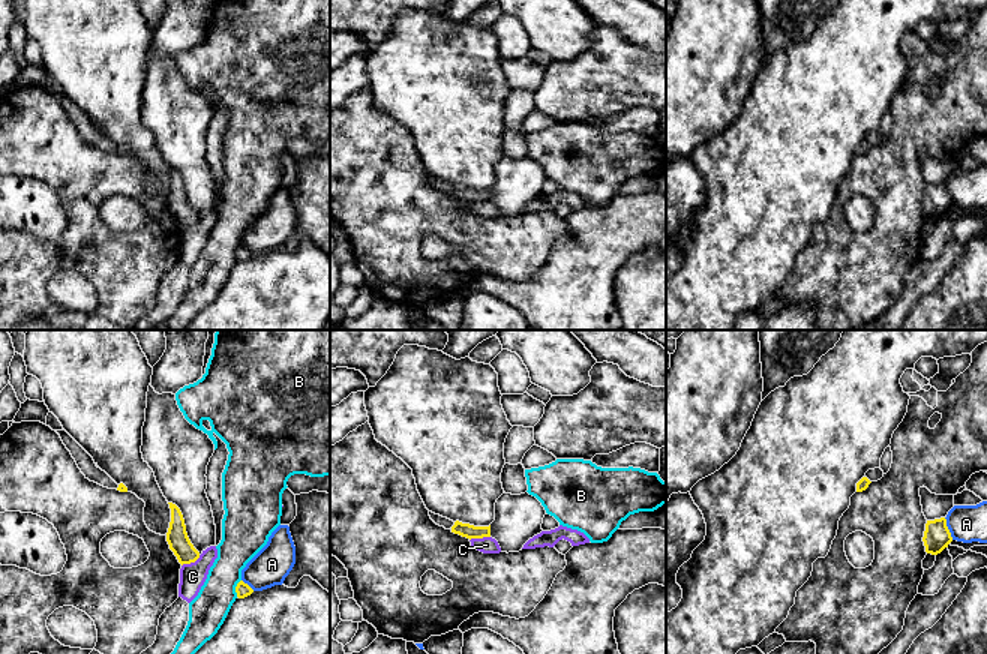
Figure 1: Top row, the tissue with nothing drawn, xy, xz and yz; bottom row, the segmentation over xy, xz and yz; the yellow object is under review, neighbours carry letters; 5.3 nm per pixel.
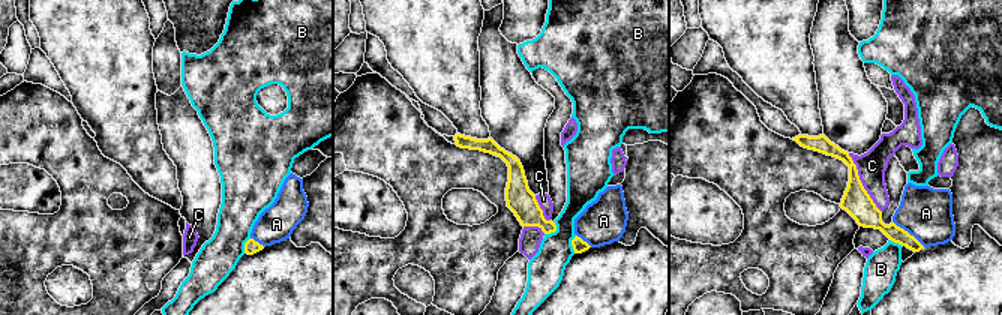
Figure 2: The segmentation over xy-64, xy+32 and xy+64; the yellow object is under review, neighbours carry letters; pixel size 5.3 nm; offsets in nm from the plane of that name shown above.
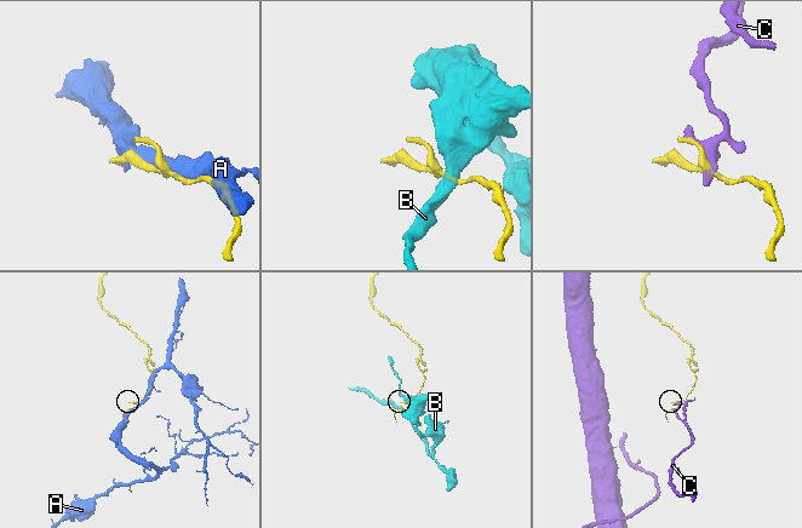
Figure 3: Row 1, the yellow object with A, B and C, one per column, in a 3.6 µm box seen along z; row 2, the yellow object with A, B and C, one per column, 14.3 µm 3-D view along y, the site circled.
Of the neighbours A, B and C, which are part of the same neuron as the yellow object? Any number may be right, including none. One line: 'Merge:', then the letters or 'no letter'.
Merge: no letter

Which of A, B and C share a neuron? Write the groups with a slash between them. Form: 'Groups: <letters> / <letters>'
Groups: A / B / C

